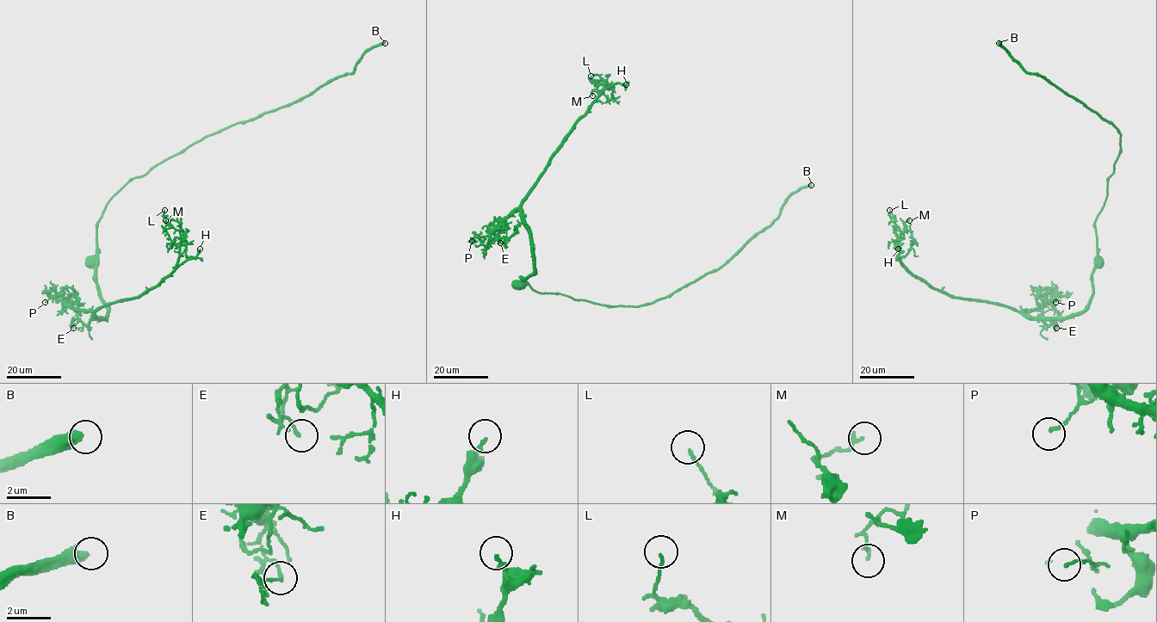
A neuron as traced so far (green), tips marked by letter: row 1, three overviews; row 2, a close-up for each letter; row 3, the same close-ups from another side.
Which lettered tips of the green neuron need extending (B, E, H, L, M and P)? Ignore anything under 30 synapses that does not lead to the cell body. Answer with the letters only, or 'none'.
B

